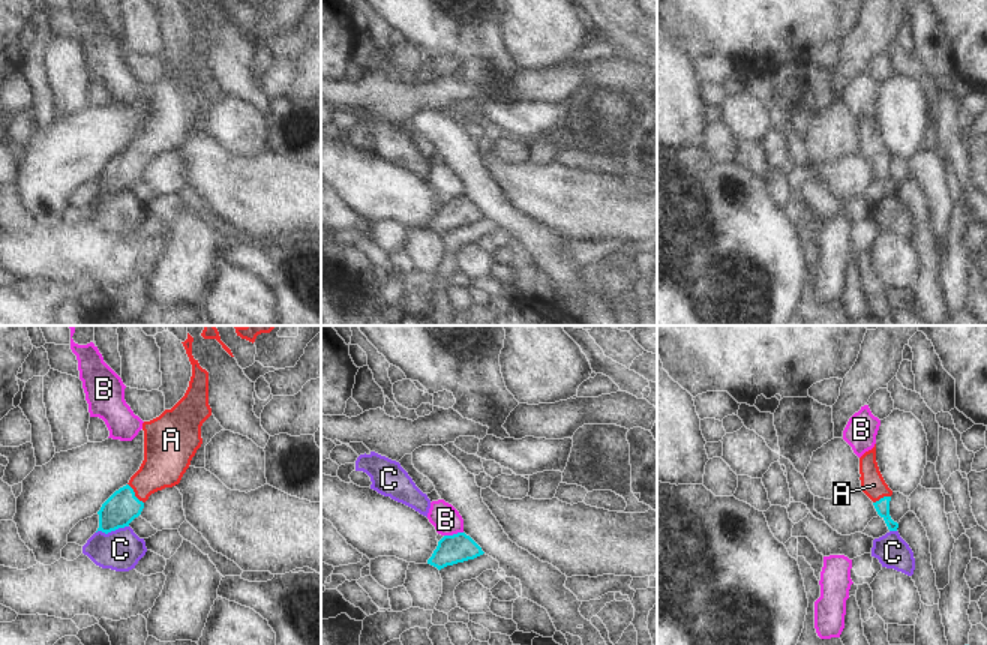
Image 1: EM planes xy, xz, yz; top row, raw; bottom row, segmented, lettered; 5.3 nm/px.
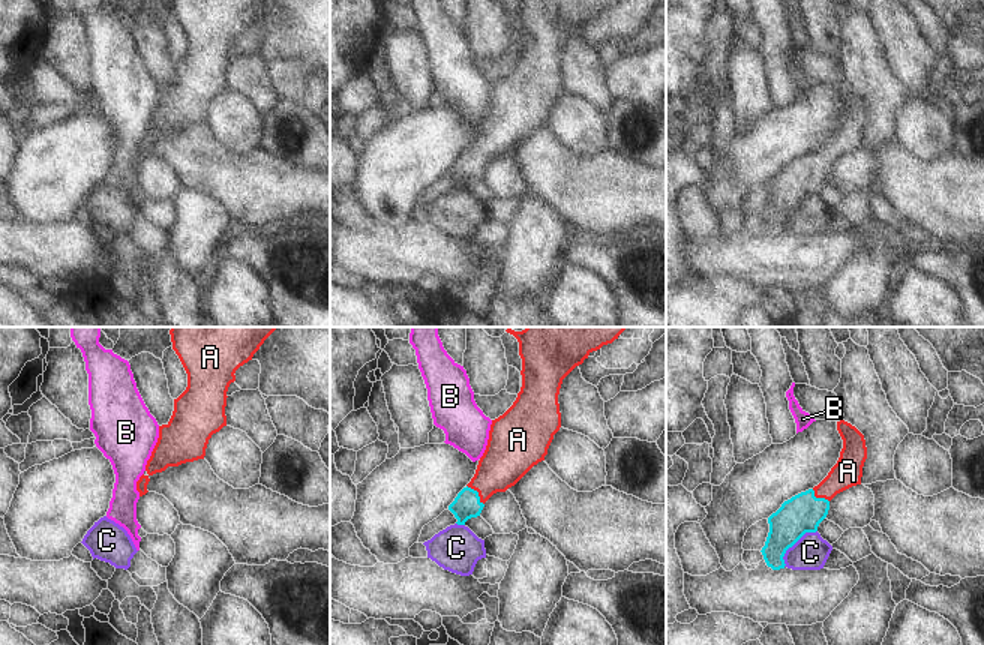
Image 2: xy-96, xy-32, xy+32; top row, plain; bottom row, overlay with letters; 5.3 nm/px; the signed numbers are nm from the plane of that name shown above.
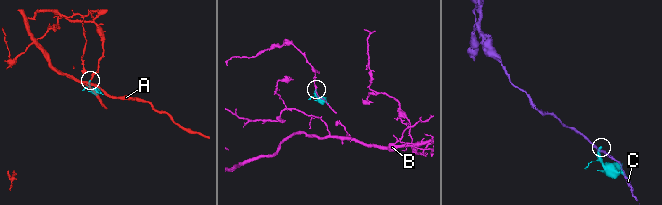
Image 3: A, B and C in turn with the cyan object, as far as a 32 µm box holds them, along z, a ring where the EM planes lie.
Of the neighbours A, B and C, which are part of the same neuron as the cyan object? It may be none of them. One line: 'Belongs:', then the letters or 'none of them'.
Belongs: A

